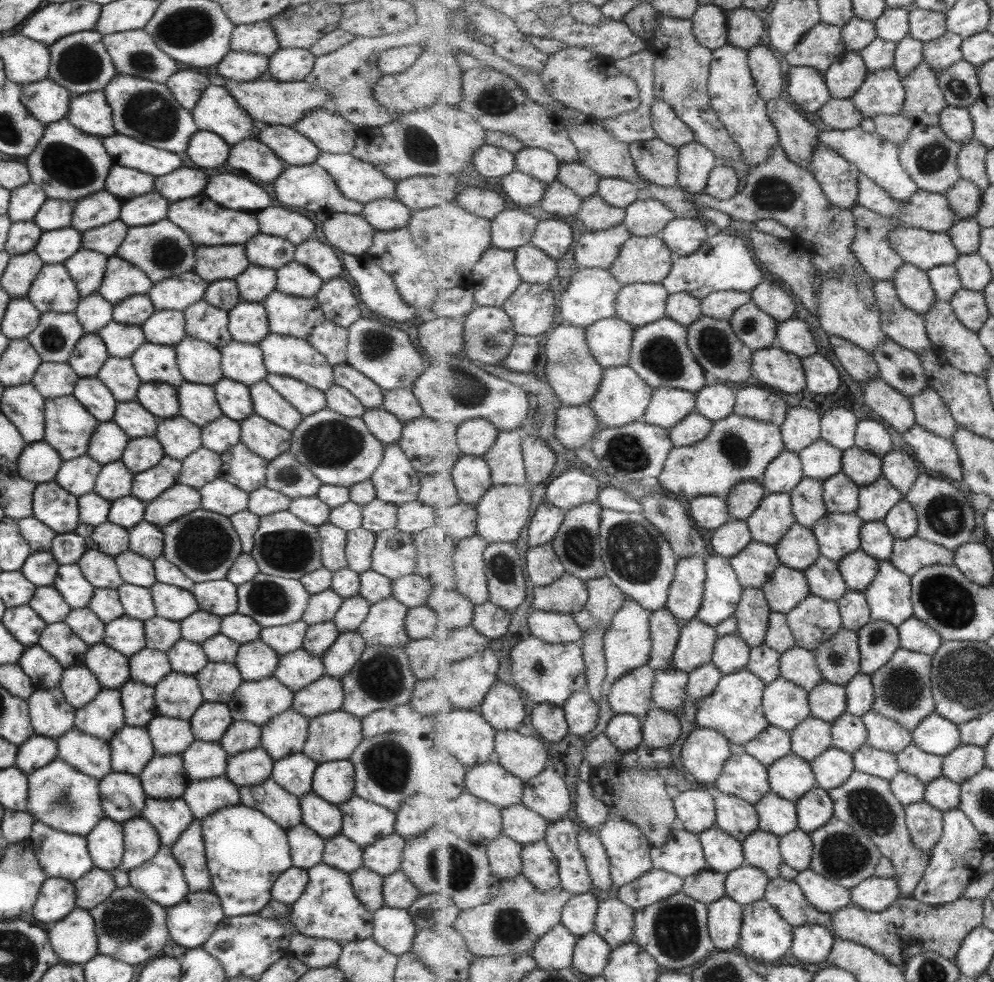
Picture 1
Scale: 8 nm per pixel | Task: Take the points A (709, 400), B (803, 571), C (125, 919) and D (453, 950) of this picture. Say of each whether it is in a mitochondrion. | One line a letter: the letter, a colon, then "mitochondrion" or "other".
A: other
B: other
C: mitochondrion
D: other

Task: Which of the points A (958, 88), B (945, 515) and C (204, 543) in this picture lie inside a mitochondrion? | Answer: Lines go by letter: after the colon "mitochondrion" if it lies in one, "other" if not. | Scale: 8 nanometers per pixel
A: mitochondrion
B: mitochondrion
C: mitochondrion

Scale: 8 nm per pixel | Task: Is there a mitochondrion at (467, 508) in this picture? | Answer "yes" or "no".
no

